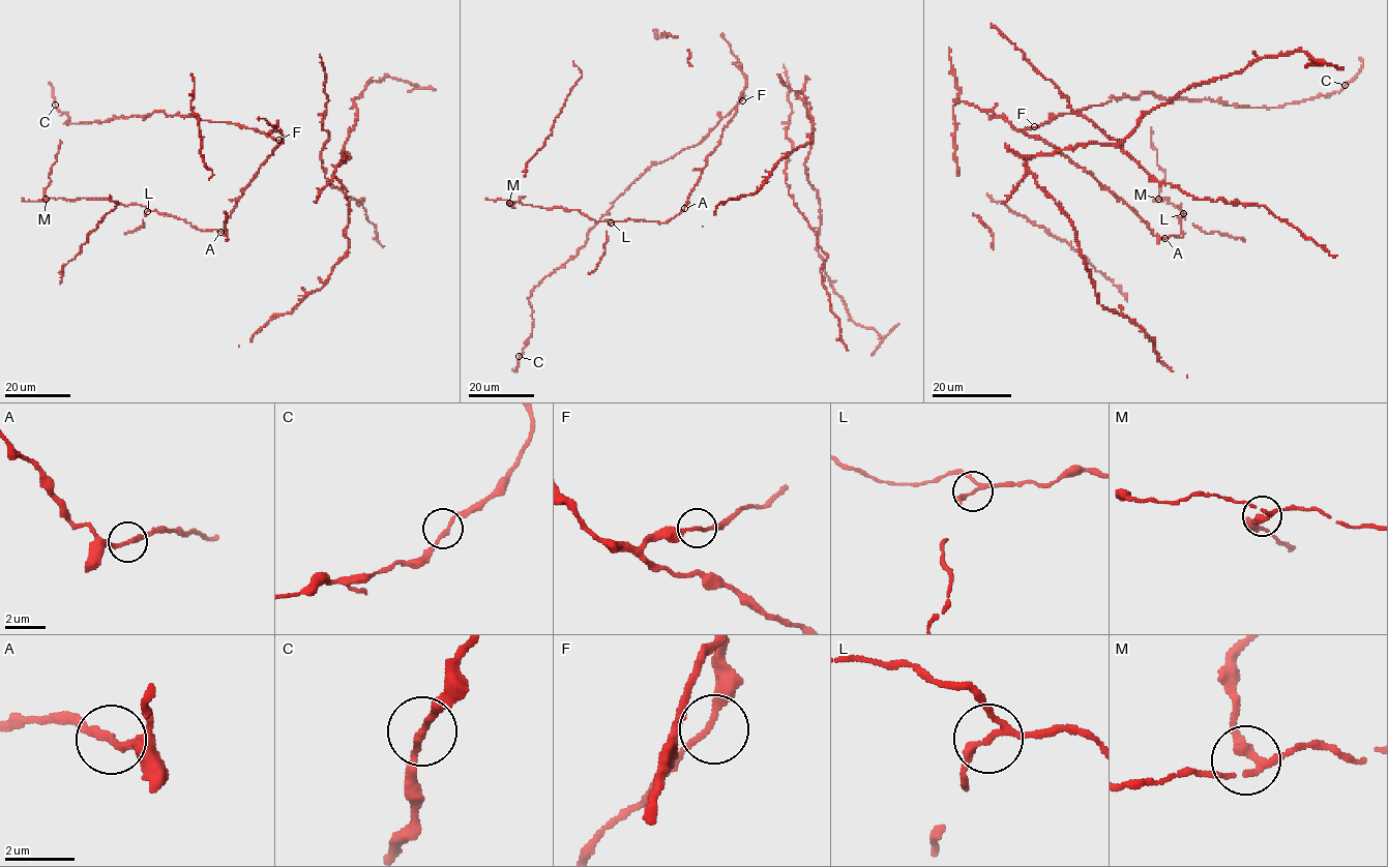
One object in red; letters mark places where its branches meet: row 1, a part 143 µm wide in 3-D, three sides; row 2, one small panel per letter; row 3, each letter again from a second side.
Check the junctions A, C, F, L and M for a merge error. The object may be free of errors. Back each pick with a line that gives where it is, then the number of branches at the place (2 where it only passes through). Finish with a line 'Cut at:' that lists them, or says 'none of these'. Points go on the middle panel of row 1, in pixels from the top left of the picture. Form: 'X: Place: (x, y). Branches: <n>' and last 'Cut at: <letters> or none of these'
Cut at: none of these

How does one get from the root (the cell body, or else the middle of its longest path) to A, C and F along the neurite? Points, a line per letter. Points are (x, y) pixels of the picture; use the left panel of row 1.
A: (270, 155), (243, 189), (220, 231)
C: (270, 155), (277, 140), (234, 123), (167, 116), (158, 111), (149, 116), (66, 124), (69, 117), (55, 105)
F: (270, 155), (278, 140)

